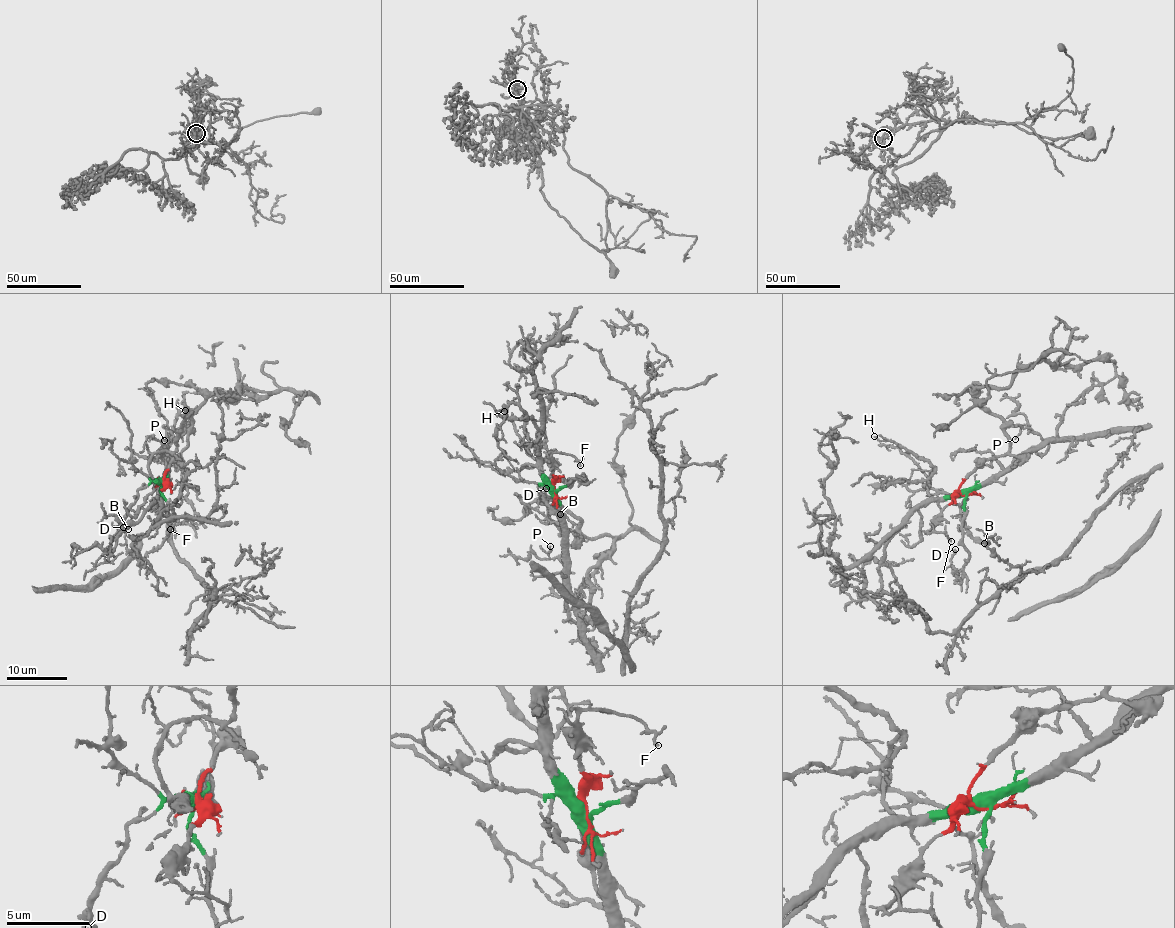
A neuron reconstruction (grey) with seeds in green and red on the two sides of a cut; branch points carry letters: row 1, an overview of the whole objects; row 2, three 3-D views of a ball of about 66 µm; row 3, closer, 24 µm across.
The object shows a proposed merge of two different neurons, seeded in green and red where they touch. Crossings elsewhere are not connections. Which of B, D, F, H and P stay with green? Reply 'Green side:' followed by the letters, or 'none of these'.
Green side: B, D, H, P

